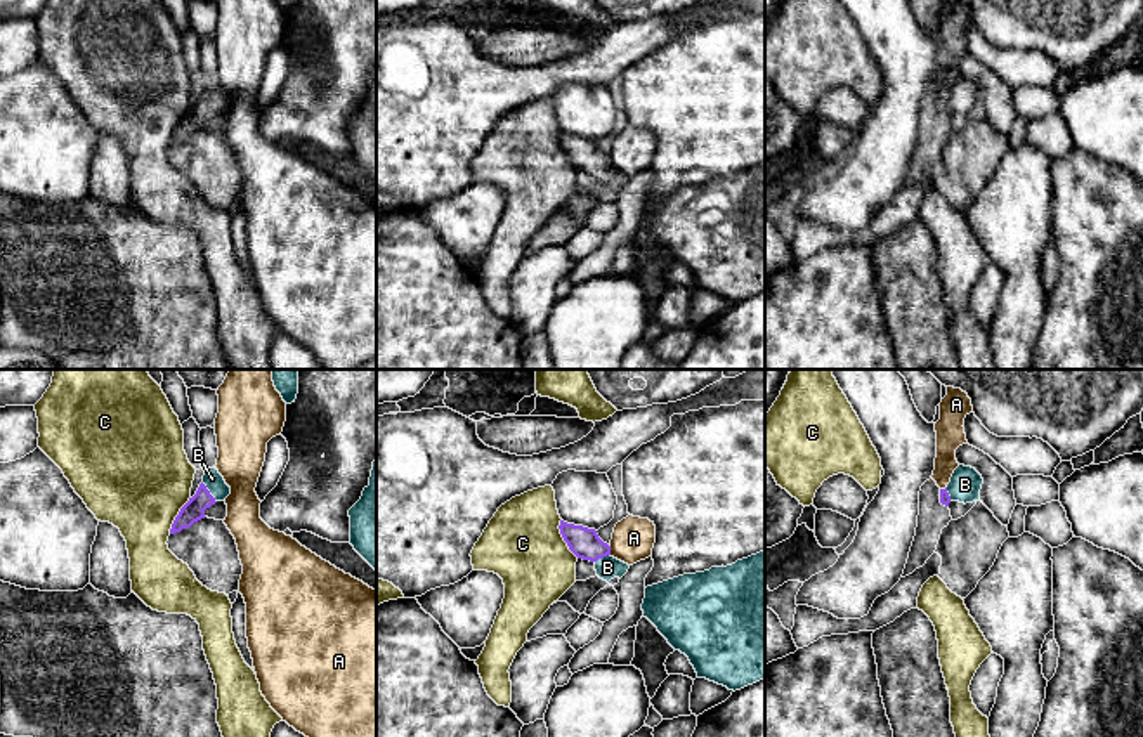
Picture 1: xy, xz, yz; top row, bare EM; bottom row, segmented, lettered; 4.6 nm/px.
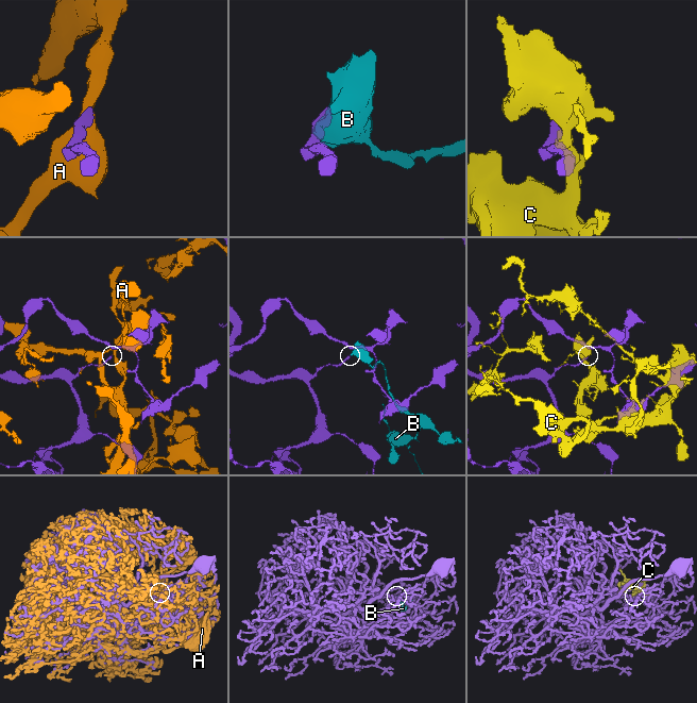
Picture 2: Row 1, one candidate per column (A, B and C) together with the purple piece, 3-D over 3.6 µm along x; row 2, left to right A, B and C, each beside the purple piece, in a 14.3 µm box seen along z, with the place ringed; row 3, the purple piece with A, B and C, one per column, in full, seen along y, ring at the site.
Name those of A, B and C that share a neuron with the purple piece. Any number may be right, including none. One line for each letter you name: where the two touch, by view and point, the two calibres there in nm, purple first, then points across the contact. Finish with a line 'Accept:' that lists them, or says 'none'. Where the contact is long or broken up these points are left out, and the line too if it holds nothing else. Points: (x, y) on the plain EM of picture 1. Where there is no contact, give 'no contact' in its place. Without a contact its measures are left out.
B: meets purple in xy at (209, 104); 100 nm thick on the purple side, 90 nm on the other; runs through xy (193, 122), (209, 104), (212, 91)
Accept: B

